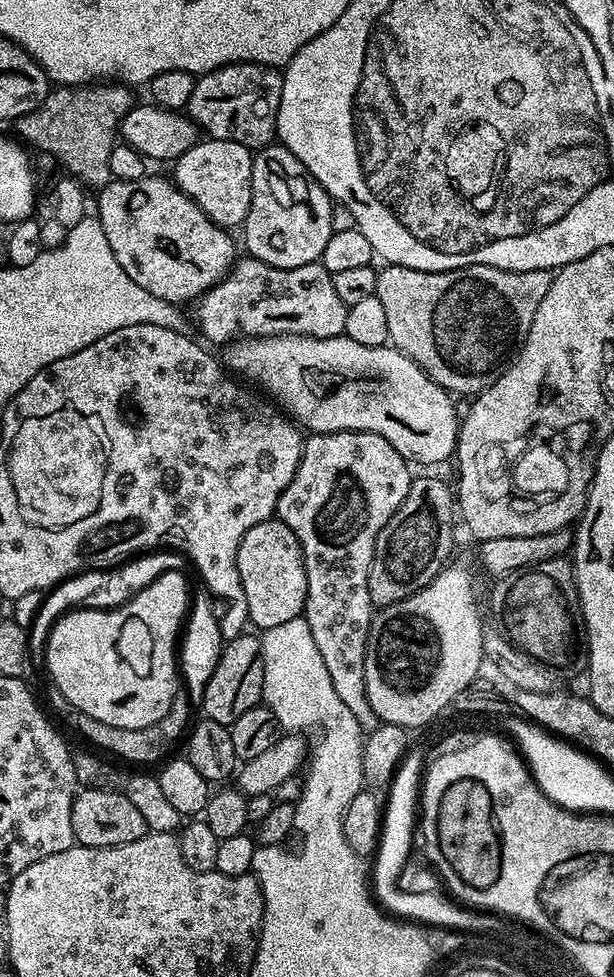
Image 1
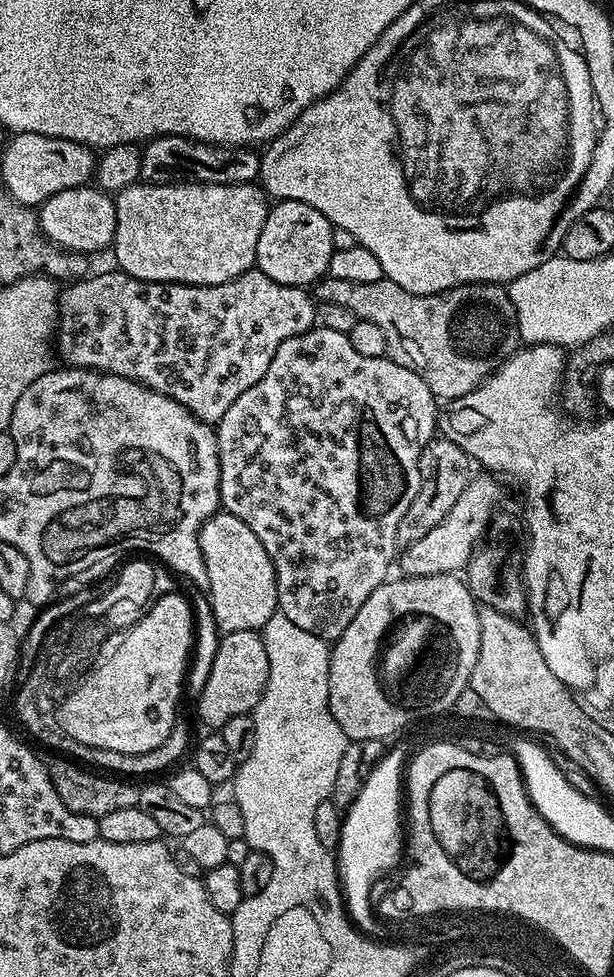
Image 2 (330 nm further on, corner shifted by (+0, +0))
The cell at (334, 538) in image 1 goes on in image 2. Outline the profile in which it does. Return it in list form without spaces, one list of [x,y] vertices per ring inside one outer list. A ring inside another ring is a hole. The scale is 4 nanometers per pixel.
[[[313,326],[306,332],[302,332],[292,338],[286,338],[286,342],[282,342],[282,346],[278,346],[278,350],[270,362],[266,374],[262,374],[262,378],[254,386],[250,386],[250,390],[238,394],[238,398],[234,398],[230,410],[226,410],[226,414],[222,414],[222,418],[215,425],[218,462],[220,463],[220,502],[223,511],[242,518],[242,522],[246,522],[246,526],[250,526],[250,530],[254,530],[254,534],[258,534],[258,542],[262,542],[262,546],[266,546],[266,554],[270,554],[270,562],[276,571],[276,598],[279,615],[290,618],[290,622],[294,622],[294,626],[299,626],[301,630],[310,630],[310,634],[314,634],[318,638],[335,642],[346,630],[346,626],[350,626],[350,622],[354,622],[354,614],[358,614],[358,610],[362,610],[362,602],[366,602],[366,598],[370,598],[370,594],[374,594],[374,590],[378,590],[378,586],[389,579],[390,573],[388,571],[394,568],[394,561],[398,556],[398,545],[396,542],[398,522],[402,522],[402,514],[406,514],[407,508],[410,507],[410,502],[414,502],[414,494],[418,494],[418,486],[420,485],[420,451],[424,448],[425,443],[433,439],[434,436],[433,421],[431,424],[428,421],[427,414],[424,413],[424,396],[426,397],[426,392],[422,387],[420,377],[406,366],[389,360],[387,355],[379,356],[378,358],[366,358],[366,354],[358,354],[358,350],[354,350],[354,346],[350,346],[348,333]]]

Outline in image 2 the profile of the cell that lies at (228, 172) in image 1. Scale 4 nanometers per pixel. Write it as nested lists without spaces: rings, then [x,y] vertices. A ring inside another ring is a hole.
[[[137,182],[115,193],[114,199],[116,237],[113,238],[111,247],[116,248],[119,271],[146,282],[202,286],[218,286],[222,282],[238,278],[244,272],[253,271],[258,250],[258,234],[262,234],[262,226],[266,226],[270,207],[269,197],[259,183]]]

